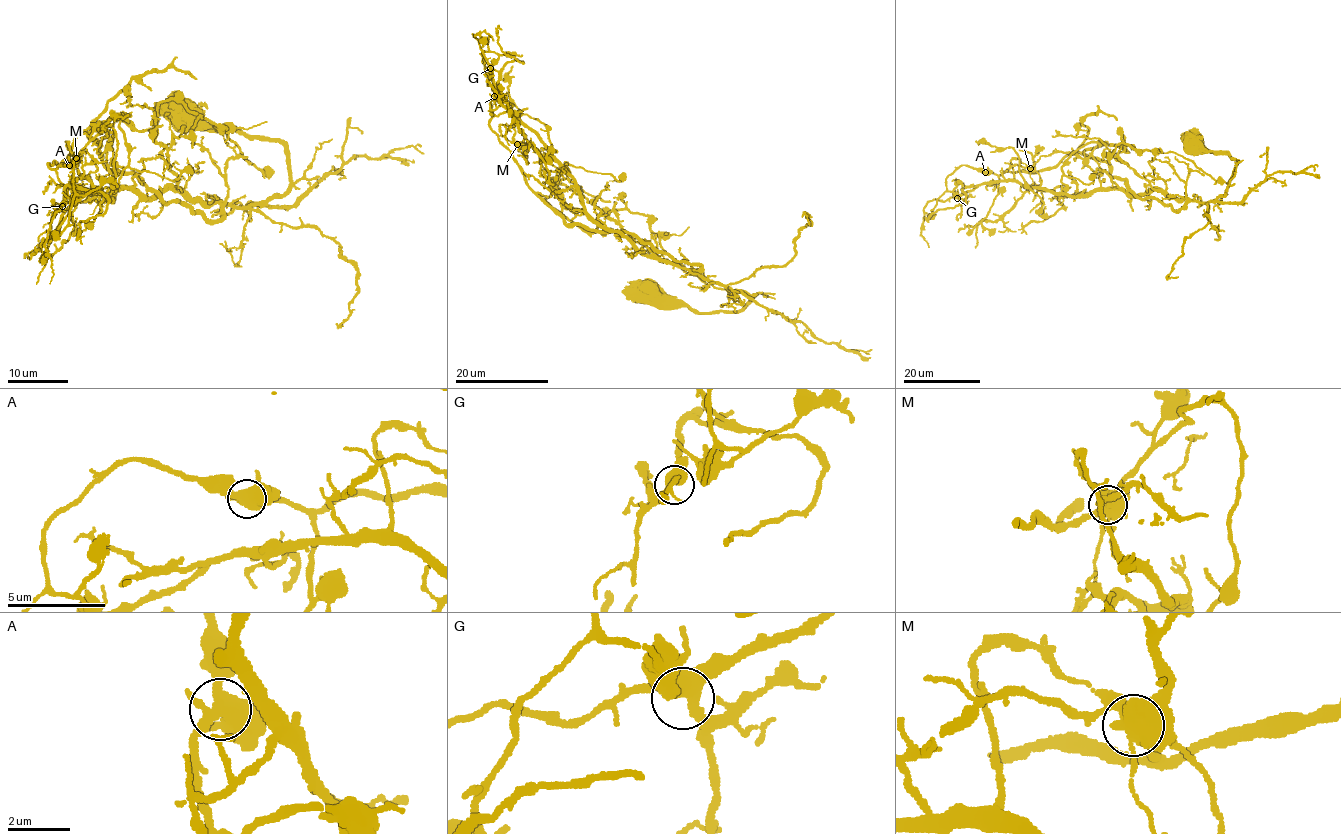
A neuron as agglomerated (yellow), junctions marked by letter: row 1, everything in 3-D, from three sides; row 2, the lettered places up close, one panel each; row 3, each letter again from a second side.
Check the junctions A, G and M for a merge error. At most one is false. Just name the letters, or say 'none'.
none

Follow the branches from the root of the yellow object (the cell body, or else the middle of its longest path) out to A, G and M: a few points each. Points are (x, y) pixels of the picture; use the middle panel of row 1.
A: (645, 291), (699, 312), (738, 312), (755, 296), (601, 227), (551, 156), (499, 140), (494, 96)
G: (645, 291), (699, 312), (738, 312), (755, 296), (639, 253), (601, 227), (575, 180), (498, 92), (490, 68)
M: (645, 291), (662, 291), (699, 312), (738, 312), (755, 296), (637, 252), (590, 216), (560, 164), (517, 144)

